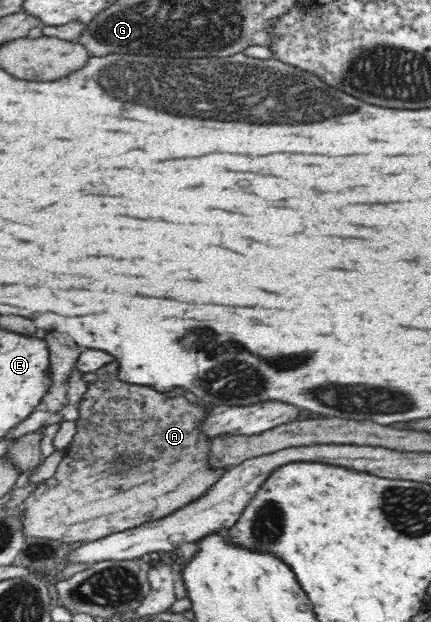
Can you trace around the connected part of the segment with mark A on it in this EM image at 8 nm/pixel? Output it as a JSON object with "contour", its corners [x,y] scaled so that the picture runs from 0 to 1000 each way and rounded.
{"contour":[[[244,584],[241,588],[220,598],[223,616],[206,617],[188,638],[188,646],[179,656],[181,672],[174,674],[174,701],[148,723],[128,762],[102,772],[102,775],[90,777],[84,786],[49,810],[51,831],[46,831],[46,846],[53,847],[49,860],[56,860],[56,863],[93,862],[107,867],[139,867],[139,870],[153,870],[153,873],[172,873],[172,870],[193,873],[223,870],[274,854],[292,854],[302,849],[371,836],[448,809],[455,802],[471,799],[529,756],[497,751],[483,744],[492,717],[490,706],[469,695],[469,683],[480,667],[469,651],[445,648],[427,637],[411,637],[413,641],[394,641],[390,635],[371,632],[350,622],[299,619],[271,603],[269,584]]]}

